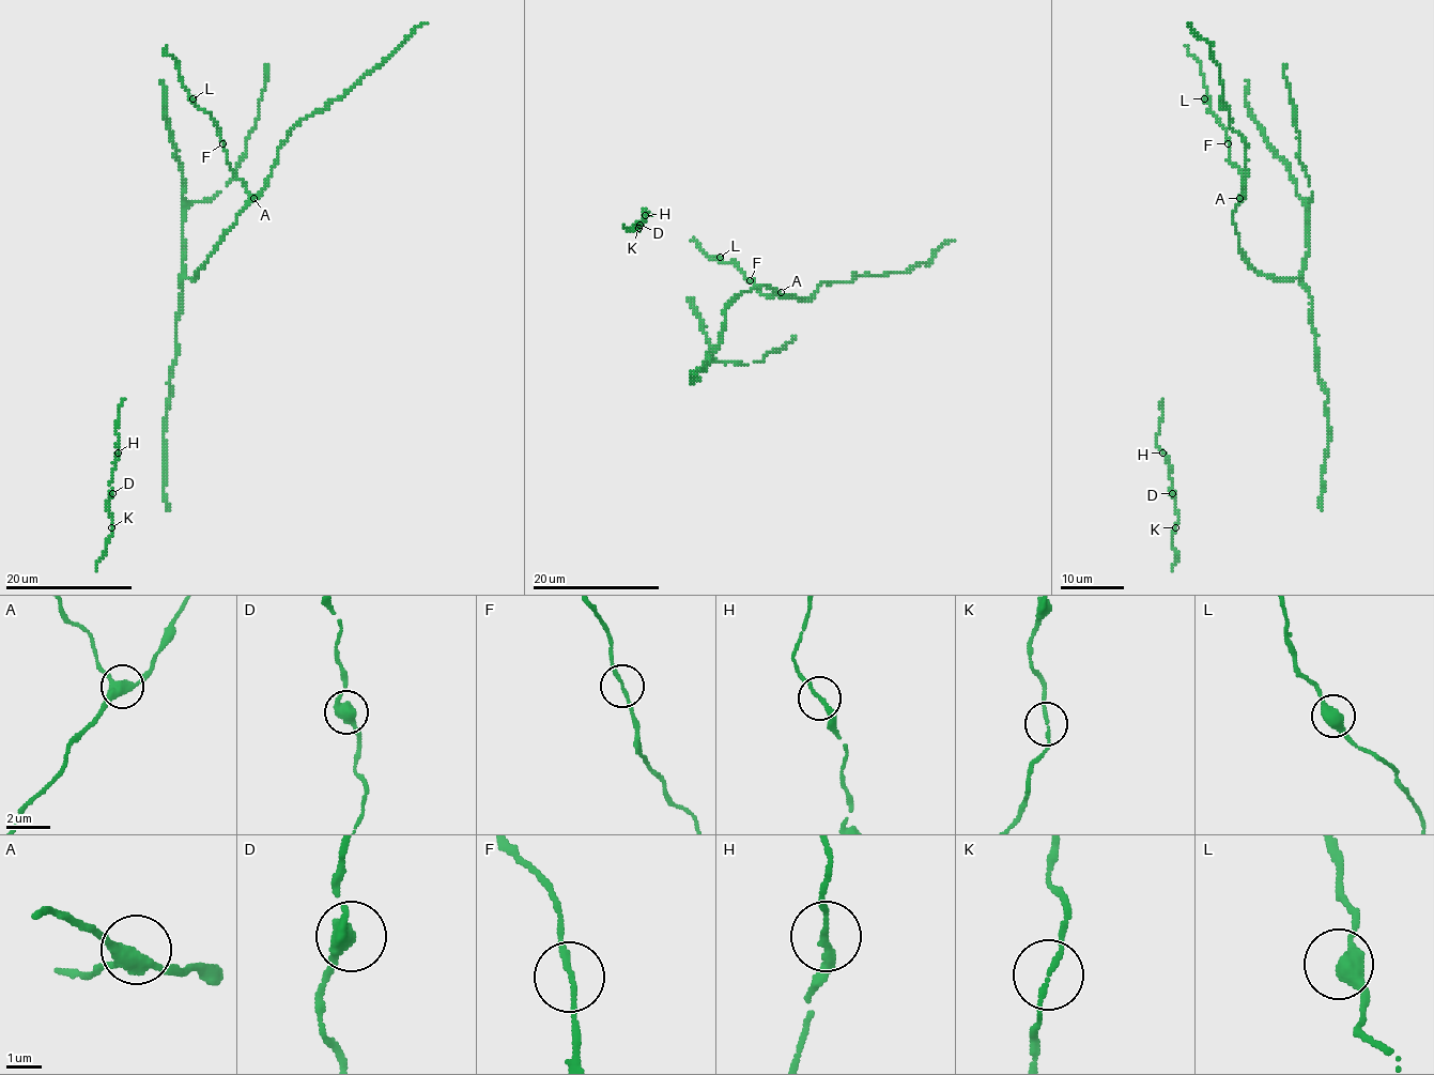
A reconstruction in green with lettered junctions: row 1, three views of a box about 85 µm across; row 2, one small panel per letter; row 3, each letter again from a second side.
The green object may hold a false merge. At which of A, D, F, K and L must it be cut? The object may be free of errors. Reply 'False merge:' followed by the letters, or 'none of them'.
False merge: none of them

